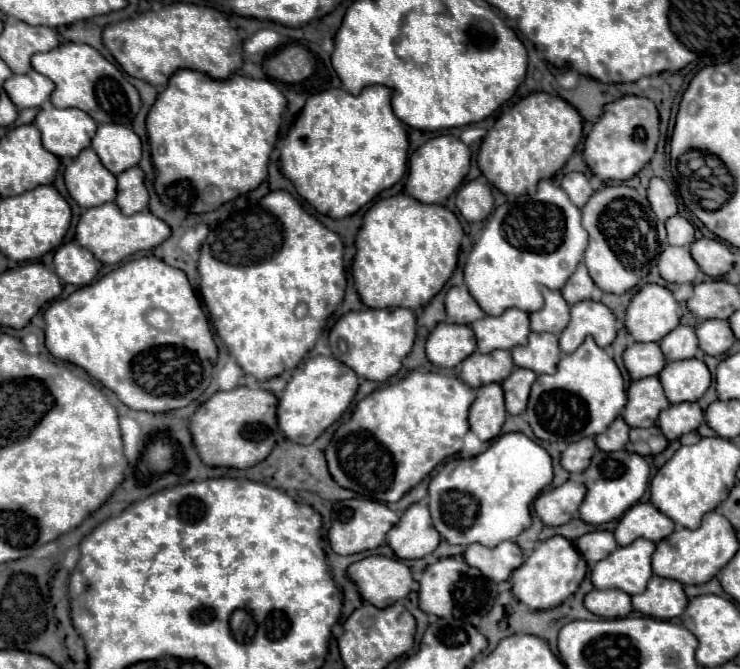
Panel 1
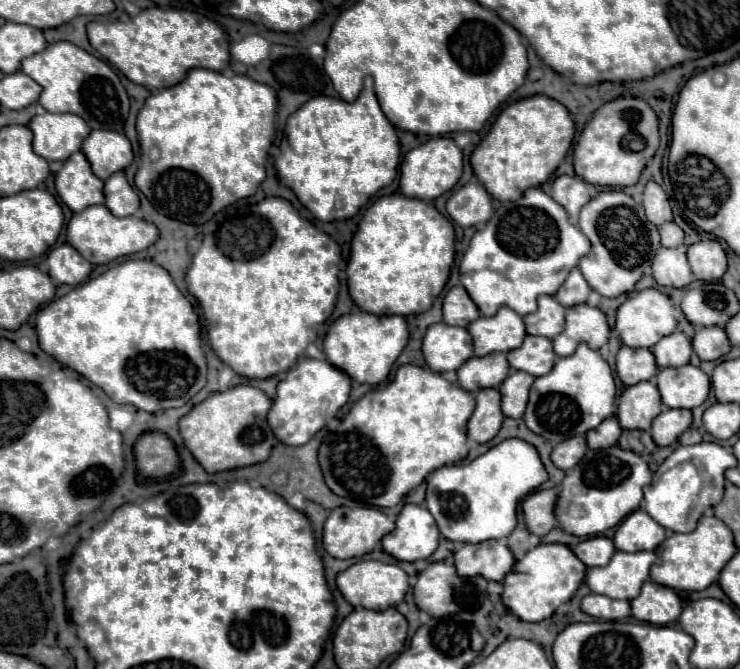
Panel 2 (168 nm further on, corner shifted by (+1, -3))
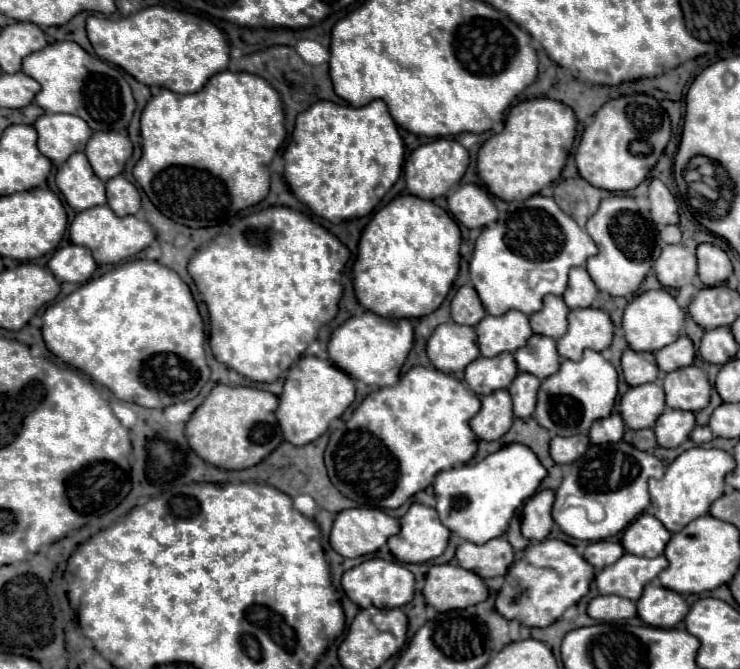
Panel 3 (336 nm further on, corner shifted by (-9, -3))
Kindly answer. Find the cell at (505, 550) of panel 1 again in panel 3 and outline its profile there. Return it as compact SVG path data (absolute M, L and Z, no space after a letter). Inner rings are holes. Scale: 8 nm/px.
M506 537L490 539L484 545L464 541L456 549L456 561L462 569L474 571L480 577L500 577L514 561L514 549Z

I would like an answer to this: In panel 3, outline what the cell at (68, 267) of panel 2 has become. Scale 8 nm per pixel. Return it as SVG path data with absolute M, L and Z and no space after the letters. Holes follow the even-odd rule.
M66 245L54 251L48 261L48 269L60 283L86 283L96 271L96 261L86 247Z

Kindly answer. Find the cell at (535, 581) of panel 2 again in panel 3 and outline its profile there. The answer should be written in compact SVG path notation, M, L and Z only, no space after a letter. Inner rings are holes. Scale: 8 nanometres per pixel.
M560 539L530 543L524 557L510 565L504 585L496 595L496 611L504 619L516 619L526 627L548 627L558 621L570 605L576 605L588 593L592 579L594 569L582 561L582 555L578 555L572 545Z

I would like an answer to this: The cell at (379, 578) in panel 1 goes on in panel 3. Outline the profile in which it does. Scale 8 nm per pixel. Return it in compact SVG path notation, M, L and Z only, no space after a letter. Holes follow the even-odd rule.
M368 559L342 575L342 589L352 603L366 609L370 603L374 607L402 607L412 601L414 595L414 575L400 563L384 561L384 559Z

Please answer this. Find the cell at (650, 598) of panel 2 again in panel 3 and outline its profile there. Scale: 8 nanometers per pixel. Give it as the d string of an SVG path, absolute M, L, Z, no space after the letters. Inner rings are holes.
M648 583L642 597L636 601L638 617L652 627L670 629L678 625L686 613L688 605L680 593L674 593L658 583Z

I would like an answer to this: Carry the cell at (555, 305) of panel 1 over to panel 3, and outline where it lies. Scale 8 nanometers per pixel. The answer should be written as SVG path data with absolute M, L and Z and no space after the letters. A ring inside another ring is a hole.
M546 295L542 309L538 313L530 315L532 331L538 333L538 335L560 339L566 333L566 329L568 329L568 319L566 319L568 311L570 309L562 301L562 297Z

